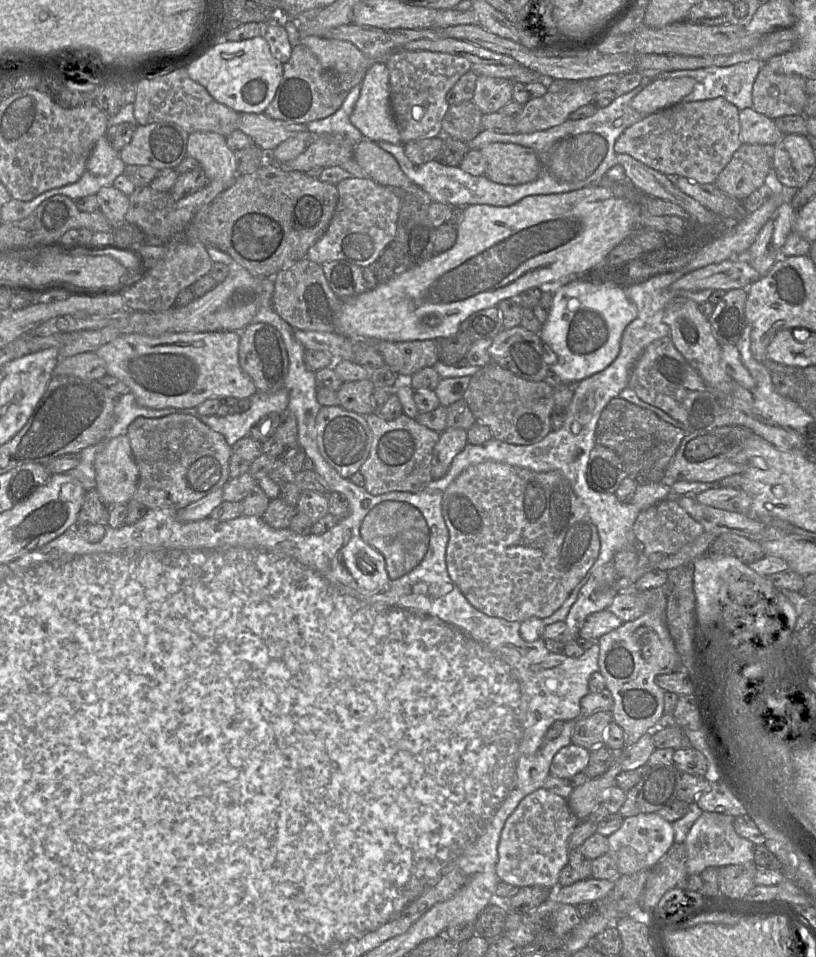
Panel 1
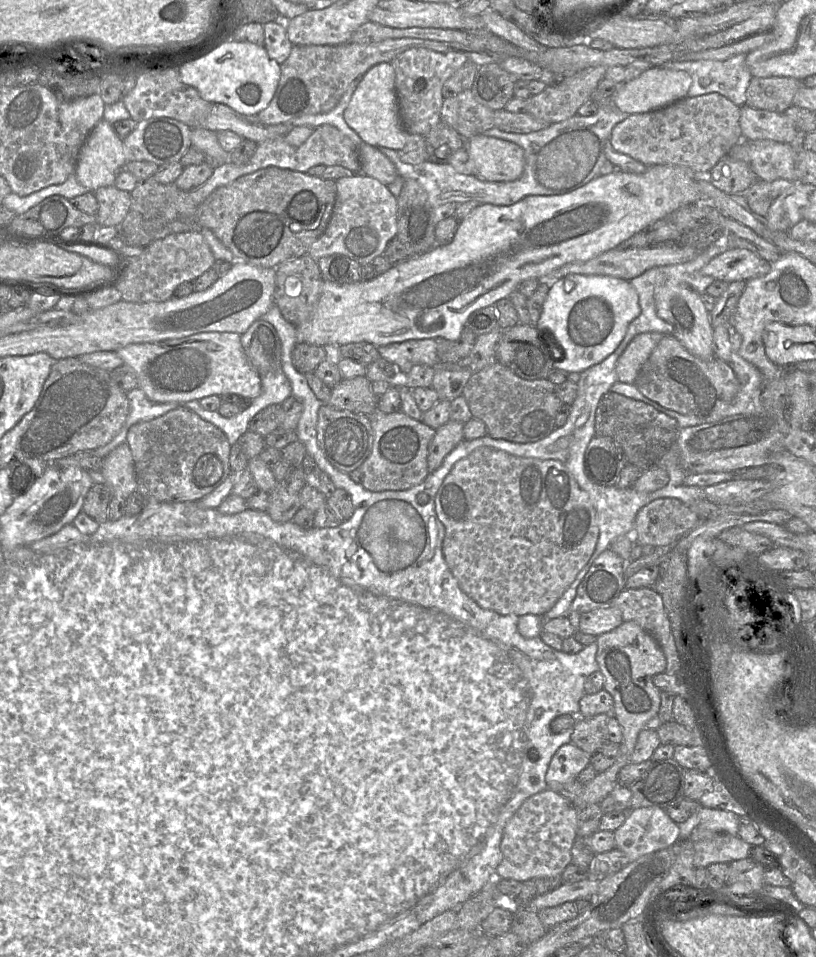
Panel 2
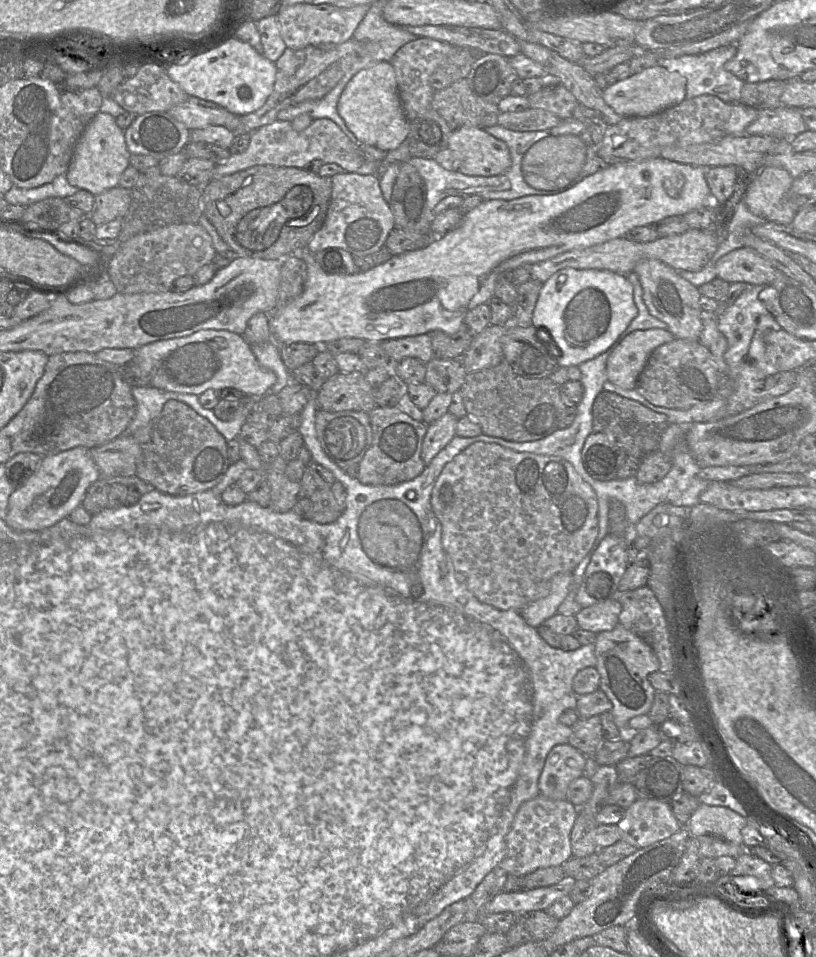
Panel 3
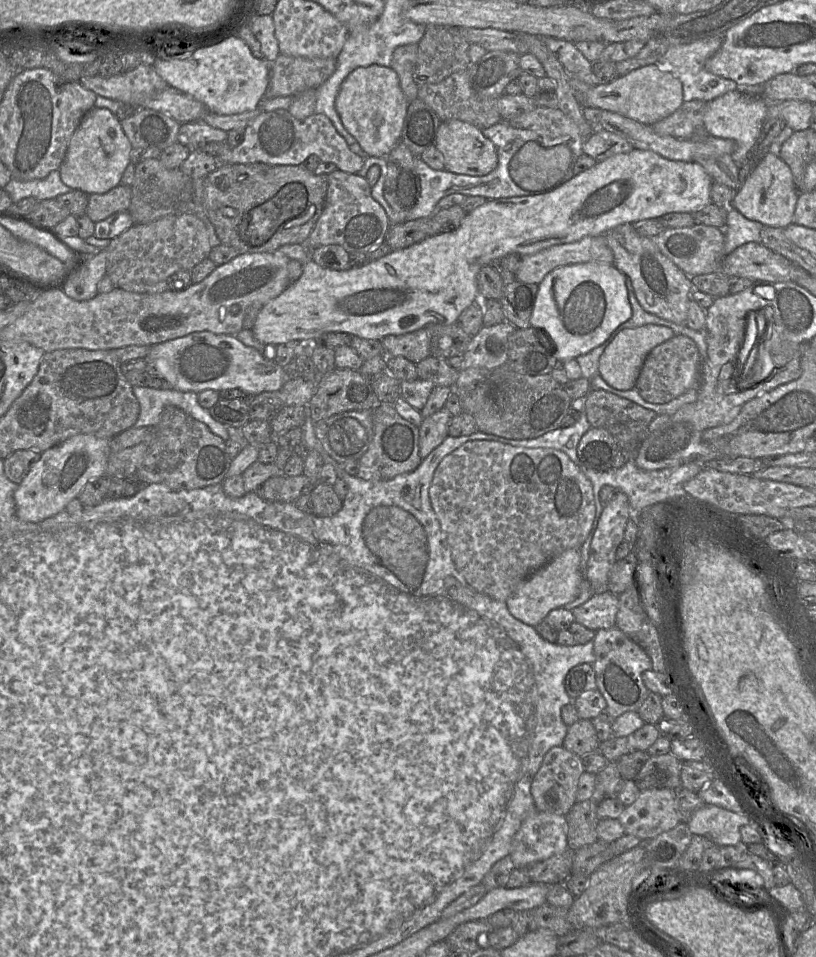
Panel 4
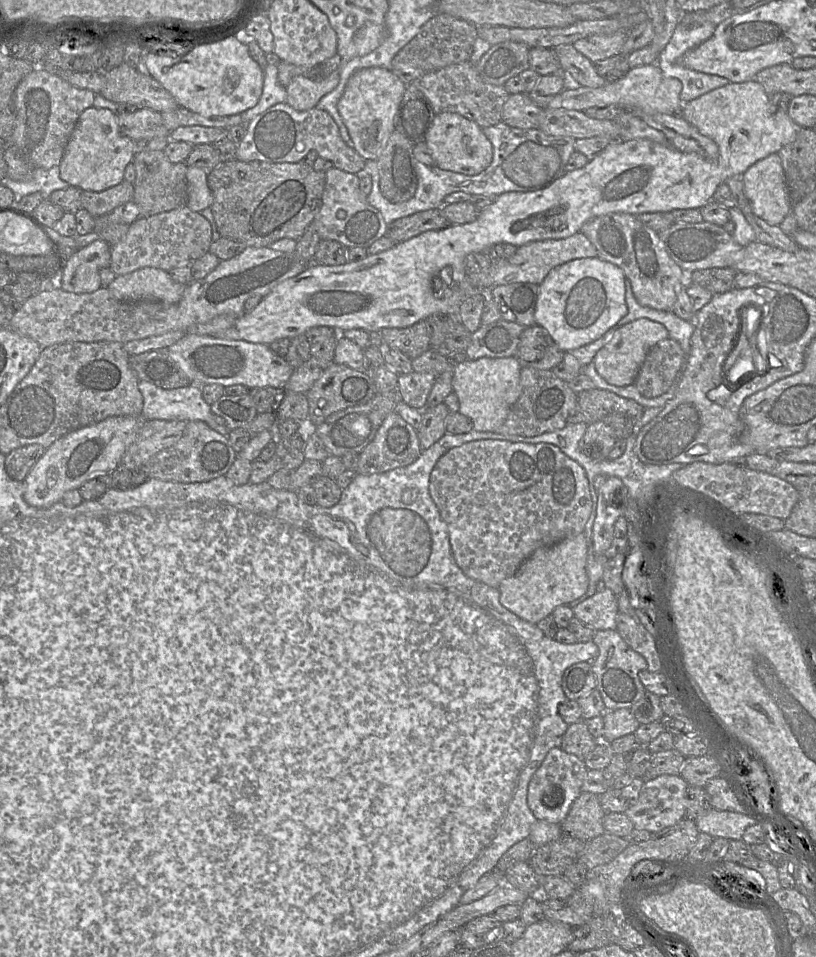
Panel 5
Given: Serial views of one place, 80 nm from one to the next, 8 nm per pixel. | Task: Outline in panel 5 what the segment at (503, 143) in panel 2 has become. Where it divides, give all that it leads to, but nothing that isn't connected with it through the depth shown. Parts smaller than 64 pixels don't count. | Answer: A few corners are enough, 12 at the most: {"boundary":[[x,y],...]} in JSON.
{"boundary":[[436,114],[425,143],[437,167],[481,173],[493,158],[483,129]]}

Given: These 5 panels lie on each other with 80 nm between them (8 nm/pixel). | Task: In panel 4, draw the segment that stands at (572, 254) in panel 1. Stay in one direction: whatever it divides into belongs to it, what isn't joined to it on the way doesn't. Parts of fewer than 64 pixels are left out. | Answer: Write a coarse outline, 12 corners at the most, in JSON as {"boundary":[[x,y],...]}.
{"boundary":[[597,162],[346,270],[305,244],[265,346],[457,322],[509,254],[712,202],[698,162]]}

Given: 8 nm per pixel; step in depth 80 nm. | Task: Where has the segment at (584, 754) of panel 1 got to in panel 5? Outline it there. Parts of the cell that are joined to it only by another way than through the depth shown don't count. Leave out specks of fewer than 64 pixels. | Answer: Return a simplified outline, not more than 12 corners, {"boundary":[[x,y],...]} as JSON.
{"boundary":[[552,748],[532,776],[537,820],[561,825],[582,792],[582,758]]}

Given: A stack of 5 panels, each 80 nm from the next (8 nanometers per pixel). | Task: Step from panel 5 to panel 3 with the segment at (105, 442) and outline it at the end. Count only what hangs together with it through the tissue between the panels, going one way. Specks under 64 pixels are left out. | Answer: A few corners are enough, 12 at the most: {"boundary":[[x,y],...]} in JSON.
{"boundary":[[90,449],[43,456],[13,491],[6,523],[40,531],[102,477]]}

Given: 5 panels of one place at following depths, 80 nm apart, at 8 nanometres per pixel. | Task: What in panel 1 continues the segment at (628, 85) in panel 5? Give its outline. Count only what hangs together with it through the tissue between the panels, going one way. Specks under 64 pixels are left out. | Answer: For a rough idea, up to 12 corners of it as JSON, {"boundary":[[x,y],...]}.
{"boundary":[[691,77],[652,79],[633,97],[643,115],[682,101]]}

